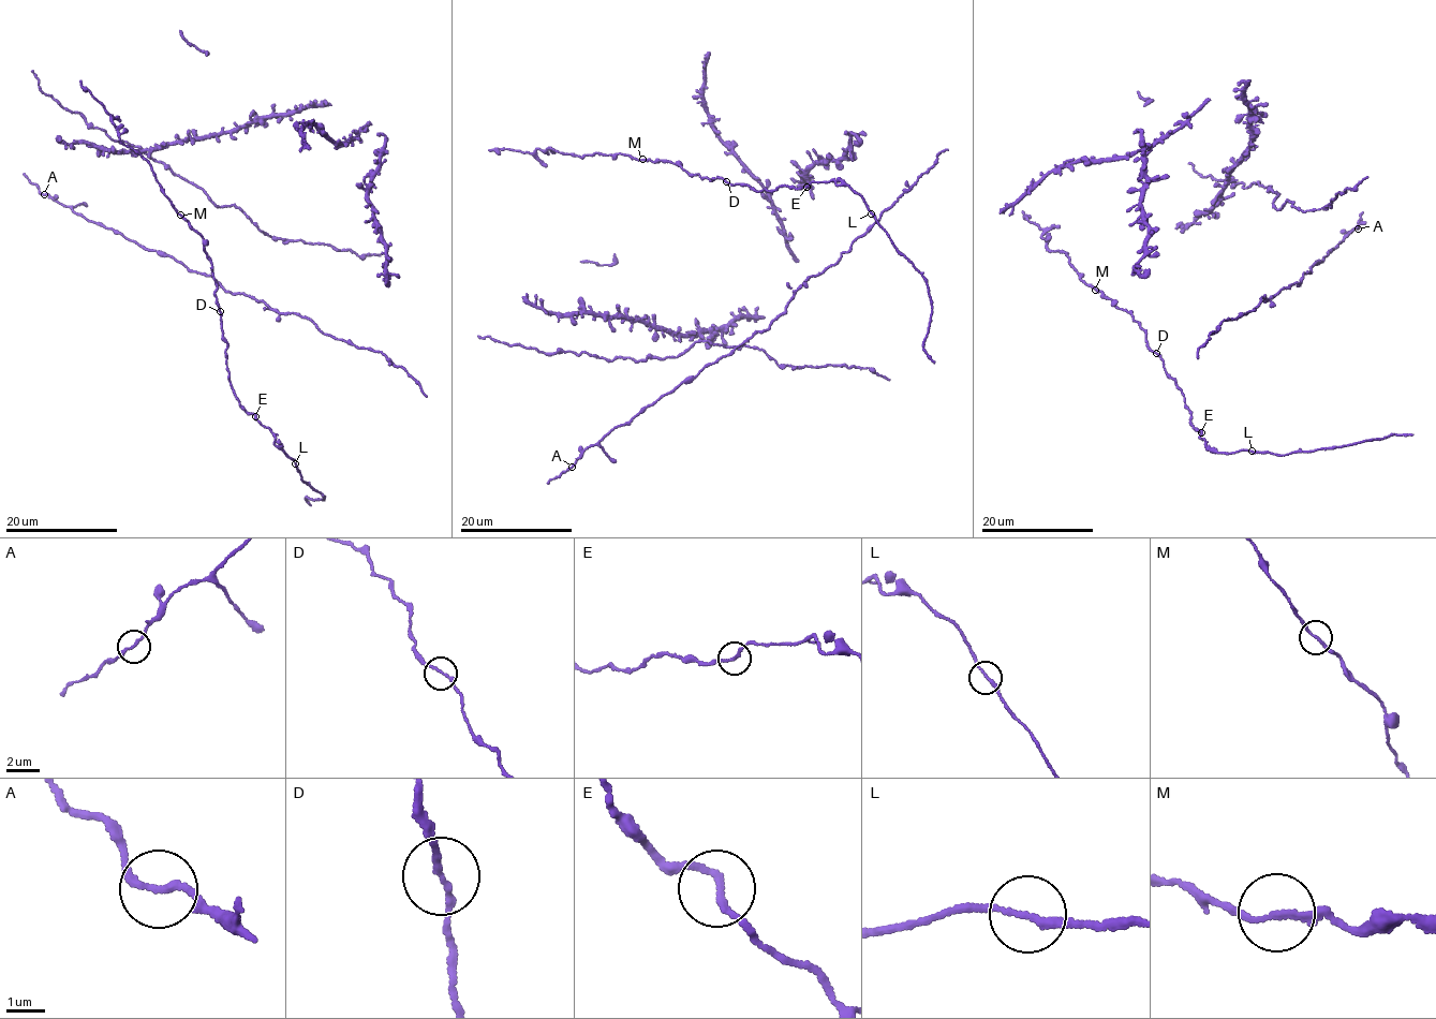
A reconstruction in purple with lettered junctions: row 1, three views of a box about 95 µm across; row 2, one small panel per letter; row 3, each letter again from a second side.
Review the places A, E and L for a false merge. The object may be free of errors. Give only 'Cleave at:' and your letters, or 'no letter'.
Cleave at: no letter

